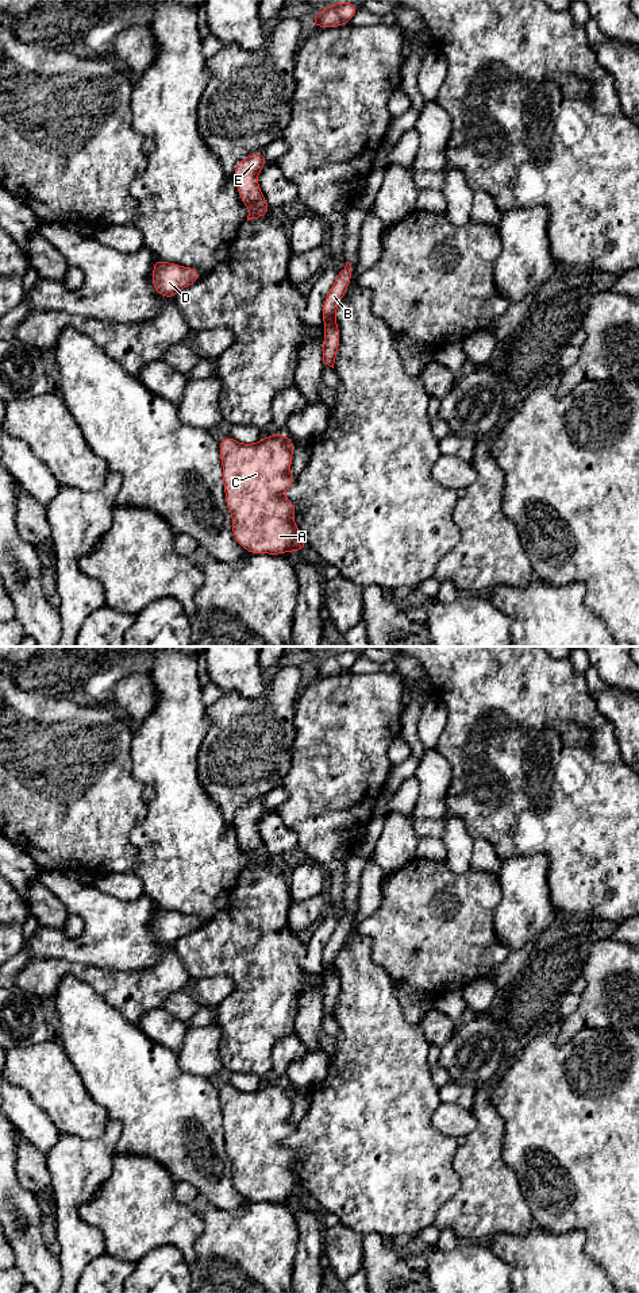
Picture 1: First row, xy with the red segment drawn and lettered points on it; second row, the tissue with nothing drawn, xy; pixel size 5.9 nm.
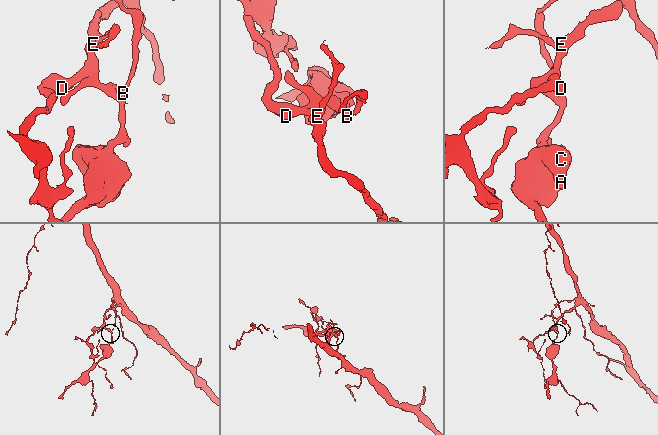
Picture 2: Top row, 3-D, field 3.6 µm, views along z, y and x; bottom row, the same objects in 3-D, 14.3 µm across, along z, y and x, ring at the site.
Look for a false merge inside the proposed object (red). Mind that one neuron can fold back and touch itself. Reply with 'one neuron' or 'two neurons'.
two neurons

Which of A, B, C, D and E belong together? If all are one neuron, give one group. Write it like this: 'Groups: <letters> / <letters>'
Groups: A B C / D E

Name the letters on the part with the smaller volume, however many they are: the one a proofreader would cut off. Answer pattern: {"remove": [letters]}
{"remove": ["A", "B", "C"]}

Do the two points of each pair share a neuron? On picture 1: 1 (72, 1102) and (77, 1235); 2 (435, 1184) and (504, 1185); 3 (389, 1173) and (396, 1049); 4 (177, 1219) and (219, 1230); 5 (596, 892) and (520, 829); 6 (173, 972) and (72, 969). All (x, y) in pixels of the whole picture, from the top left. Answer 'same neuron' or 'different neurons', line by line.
1: different neurons
2: different neurons
3: same neuron
4: different neurons
5: same neuron
6: same neuron

